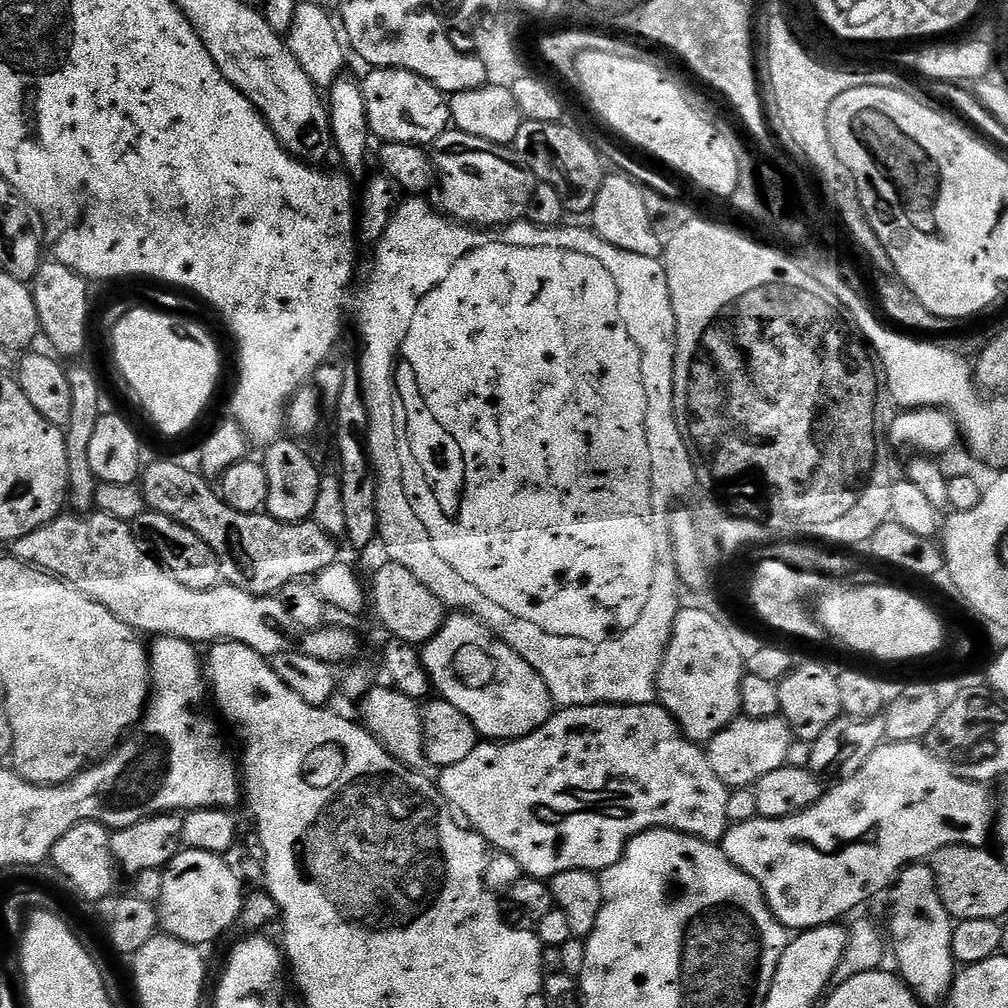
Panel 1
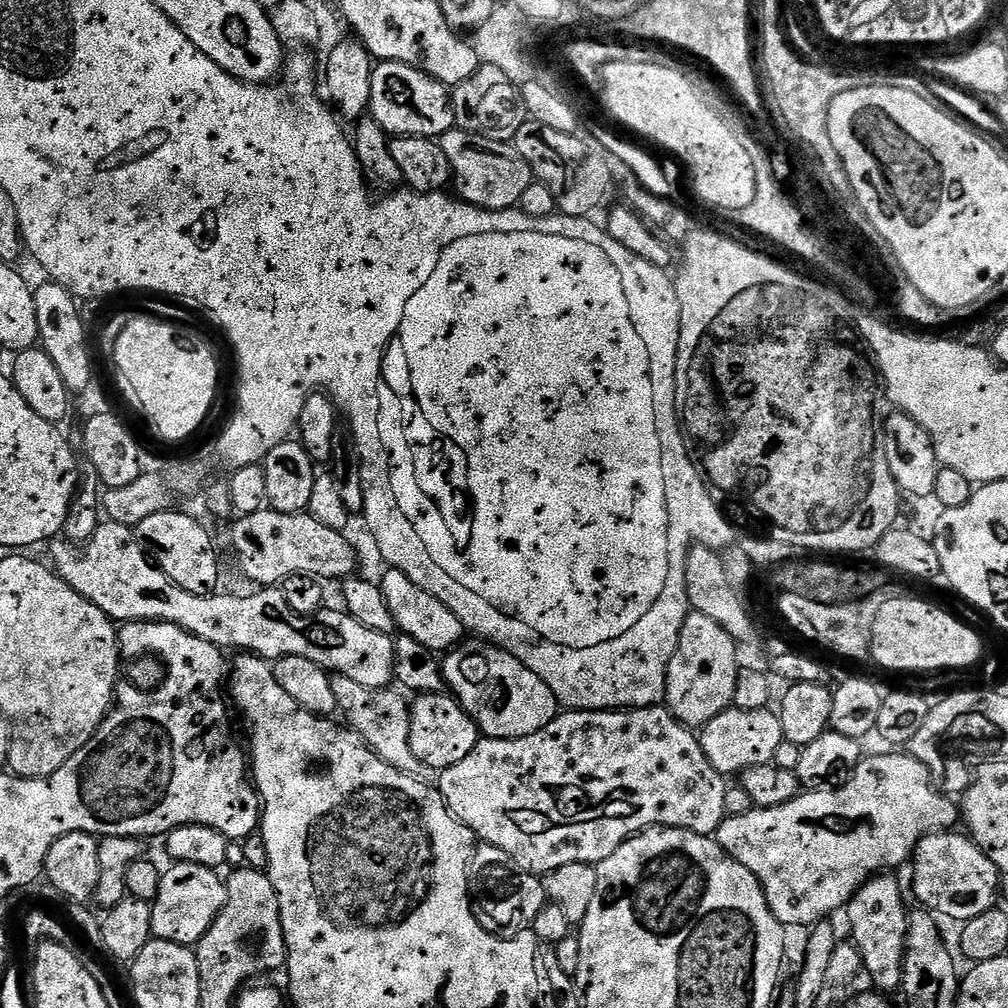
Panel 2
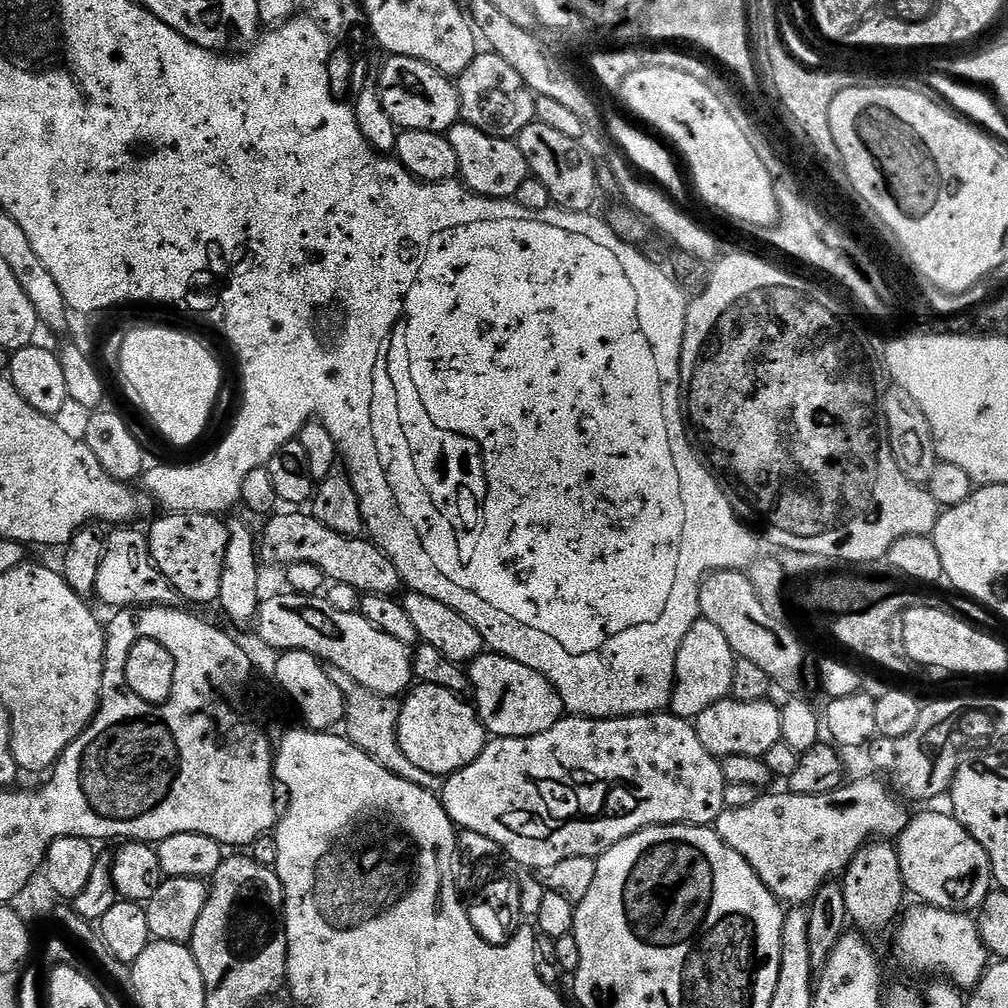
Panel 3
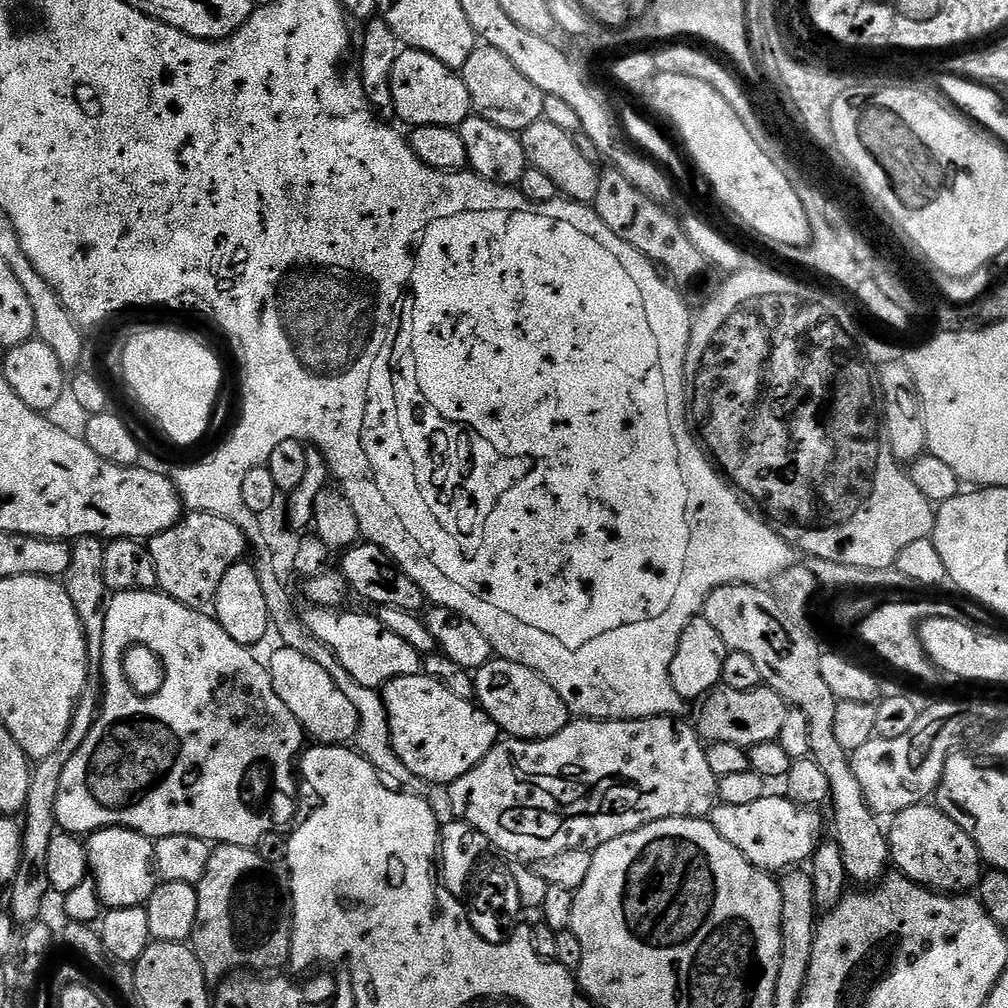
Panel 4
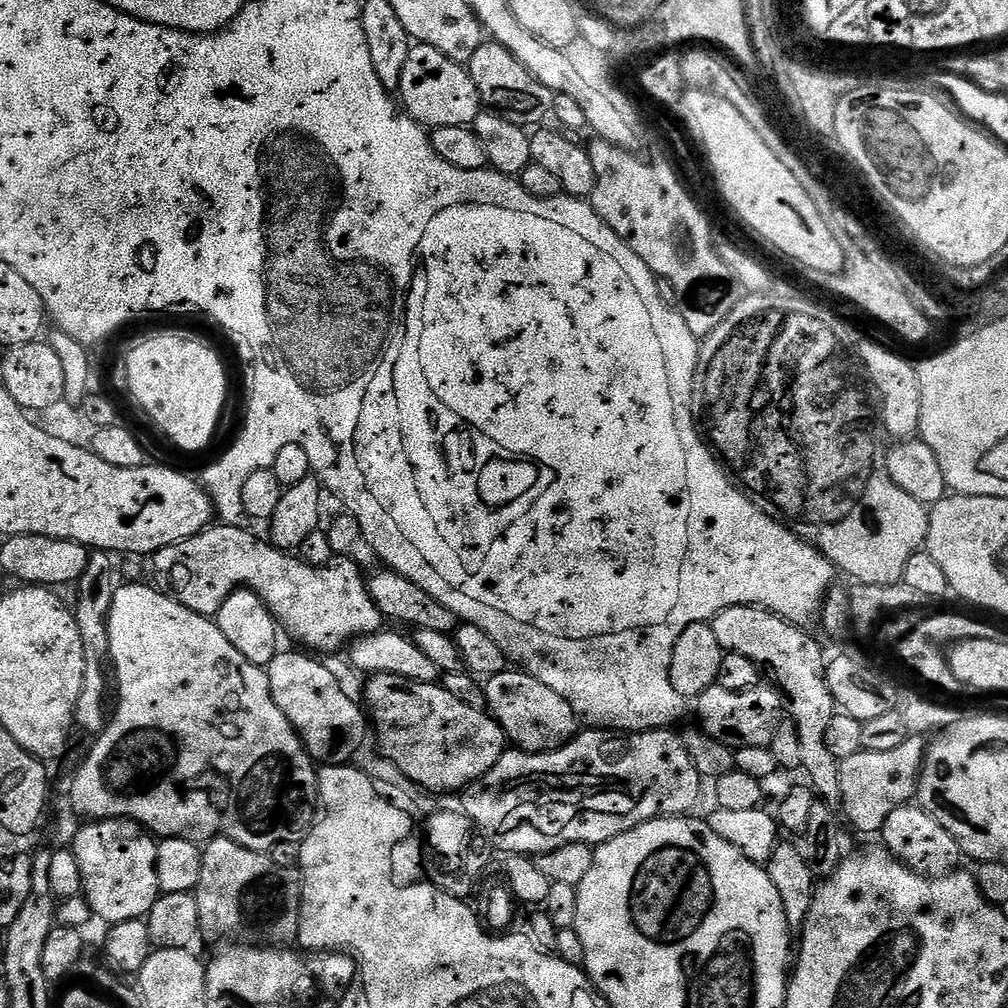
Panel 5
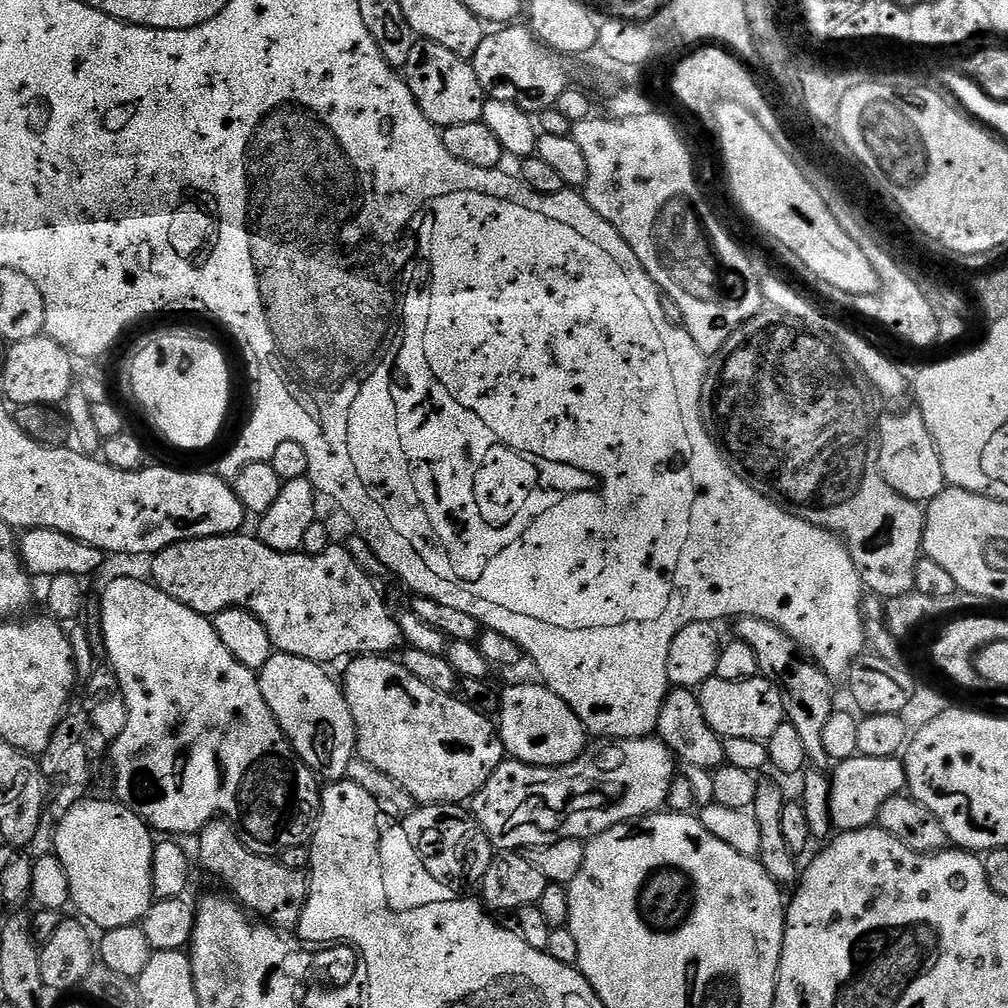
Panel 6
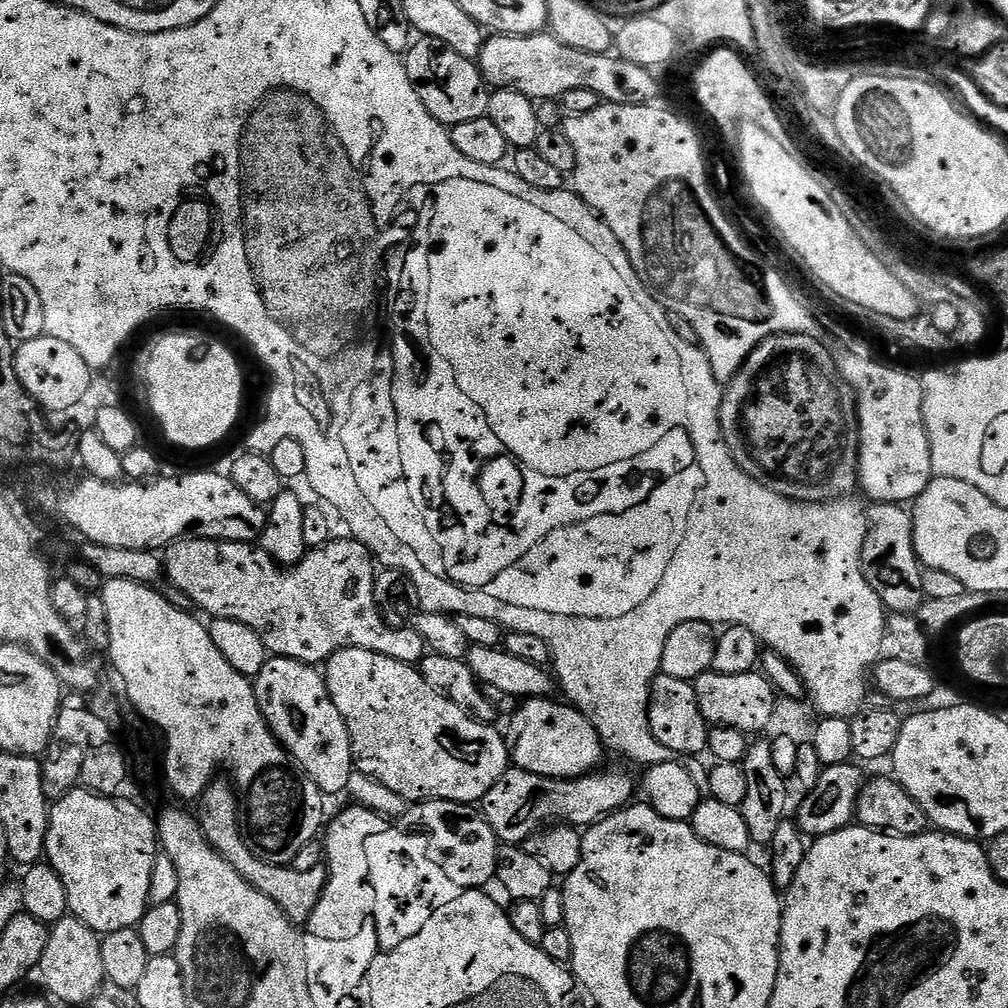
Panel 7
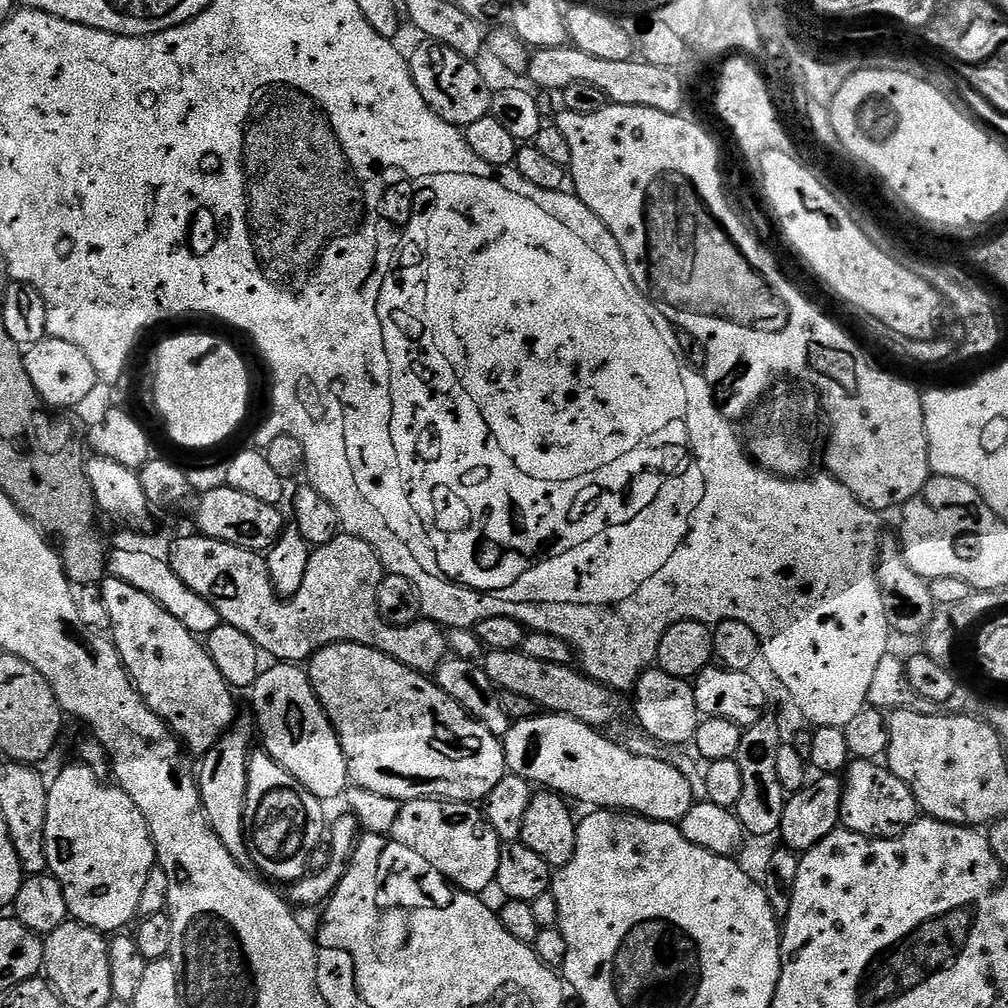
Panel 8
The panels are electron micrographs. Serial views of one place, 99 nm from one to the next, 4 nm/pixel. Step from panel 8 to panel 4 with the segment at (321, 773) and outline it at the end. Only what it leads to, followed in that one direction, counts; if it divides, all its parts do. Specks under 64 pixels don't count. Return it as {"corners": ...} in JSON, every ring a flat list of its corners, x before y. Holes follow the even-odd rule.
{"corners":[[283,646,269,660,266,660,266,667,270,678,274,682,274,690,278,690,278,698,286,702,290,714,298,718,298,722,304,727,305,737,317,745,335,744,337,746,347,745,355,741,358,730,358,710,338,686,334,686,334,678,318,666,306,654,298,654,298,650,290,650]]}

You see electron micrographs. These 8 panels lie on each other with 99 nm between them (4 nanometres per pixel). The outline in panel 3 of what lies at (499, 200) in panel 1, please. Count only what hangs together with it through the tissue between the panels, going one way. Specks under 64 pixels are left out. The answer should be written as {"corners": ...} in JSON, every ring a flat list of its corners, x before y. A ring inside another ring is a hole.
{"corners":[[463,122,448,129,446,135,450,146,454,146,454,154,458,154,459,179,470,191,492,200,507,200,515,197,518,186,530,179,528,163,526,158,522,158,522,150,516,145,515,139,504,140,501,136,491,136,473,124]]}

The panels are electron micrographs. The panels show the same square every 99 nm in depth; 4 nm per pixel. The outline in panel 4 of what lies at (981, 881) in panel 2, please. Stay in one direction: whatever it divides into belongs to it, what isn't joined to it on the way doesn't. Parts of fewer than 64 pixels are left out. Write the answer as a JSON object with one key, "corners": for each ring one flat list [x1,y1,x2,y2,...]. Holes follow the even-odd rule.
{"corners":[[928,802,915,804,891,817,889,824,892,825,886,828,888,850,899,875,941,894,968,894,979,885,982,861,978,846,940,808]]}

